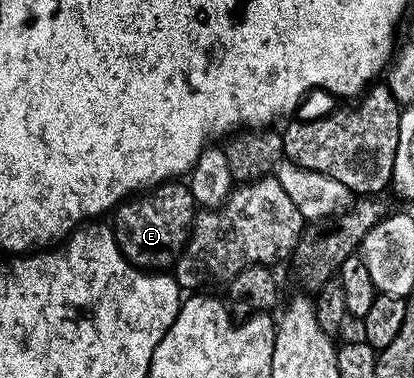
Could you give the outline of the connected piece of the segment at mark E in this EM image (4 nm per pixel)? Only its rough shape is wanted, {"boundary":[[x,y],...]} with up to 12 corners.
{"boundary":[[172,178],[118,204],[109,227],[132,266],[167,270],[197,205]]}

